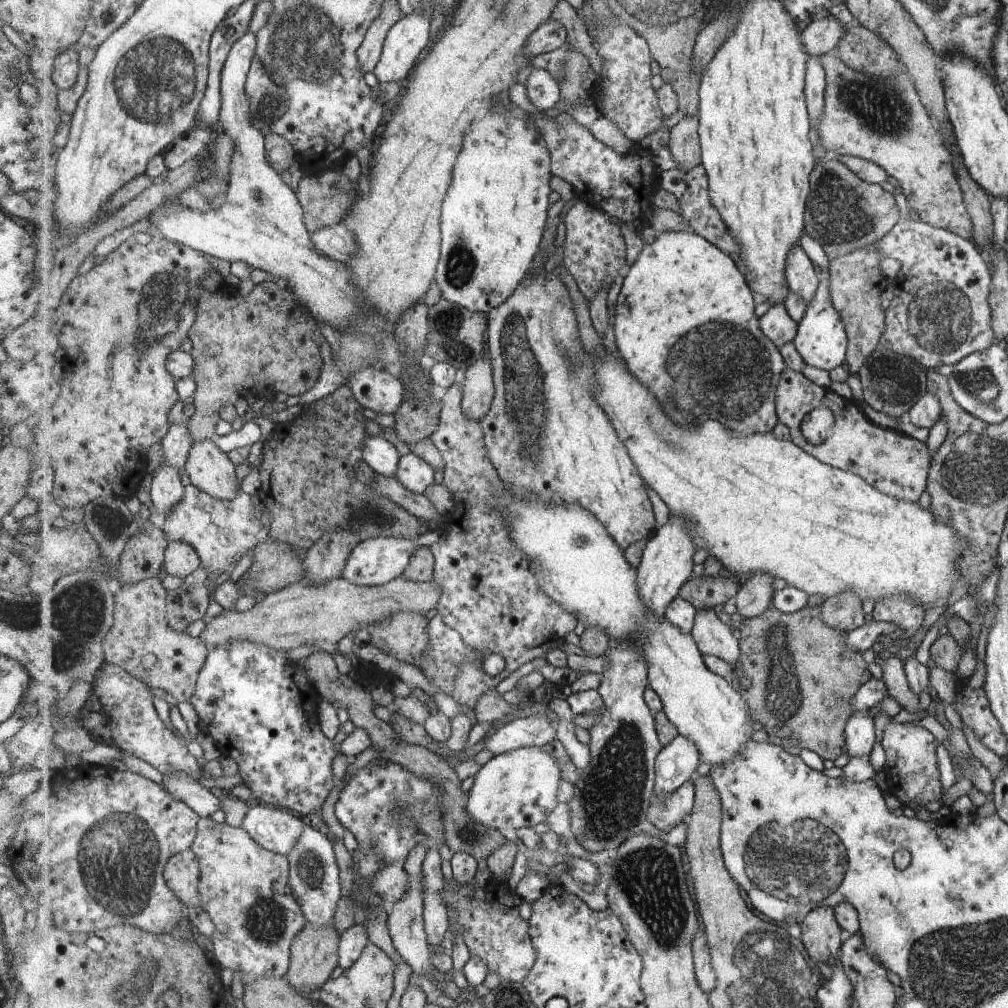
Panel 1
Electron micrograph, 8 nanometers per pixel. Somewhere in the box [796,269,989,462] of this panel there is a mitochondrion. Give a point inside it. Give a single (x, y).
(939, 316)

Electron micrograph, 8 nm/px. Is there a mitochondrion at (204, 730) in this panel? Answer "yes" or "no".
no

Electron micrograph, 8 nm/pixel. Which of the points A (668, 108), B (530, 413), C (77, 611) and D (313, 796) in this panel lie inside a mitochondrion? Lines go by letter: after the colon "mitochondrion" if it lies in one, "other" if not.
A: other
B: mitochondrion
C: mitochondrion
D: other

